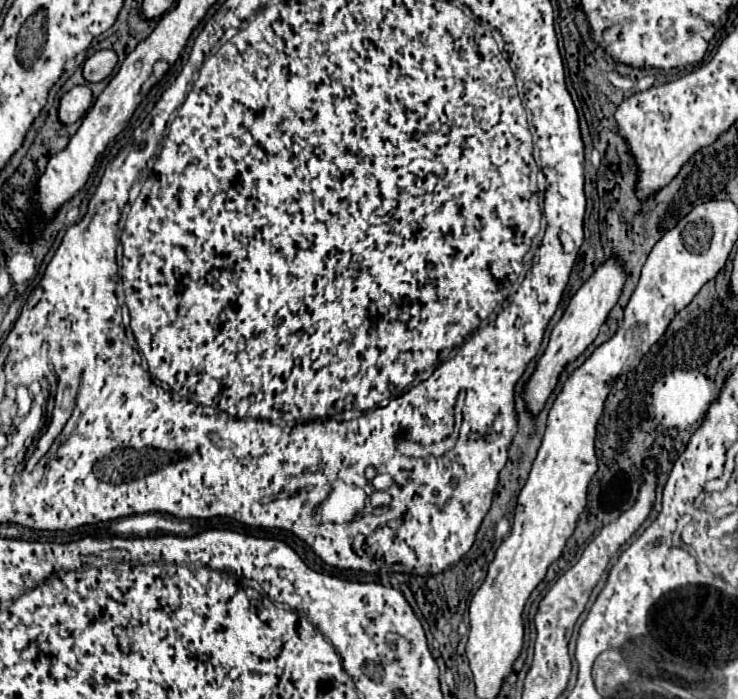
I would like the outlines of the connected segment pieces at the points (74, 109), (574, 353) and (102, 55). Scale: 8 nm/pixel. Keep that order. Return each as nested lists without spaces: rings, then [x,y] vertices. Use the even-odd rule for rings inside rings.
[[[74,87],[70,89],[58,105],[58,119],[64,125],[70,125],[78,121],[92,103],[92,91],[88,87]]]
[[[608,259],[606,263],[602,263],[594,273],[592,277],[576,291],[576,295],[570,299],[570,305],[566,307],[562,319],[556,323],[556,327],[552,329],[552,335],[550,335],[550,341],[548,341],[548,347],[546,351],[542,353],[542,357],[538,359],[536,363],[536,369],[532,373],[532,377],[528,379],[528,383],[524,385],[522,389],[522,401],[526,405],[526,409],[532,413],[532,415],[538,415],[548,397],[552,395],[556,383],[558,383],[558,377],[560,373],[564,371],[564,367],[572,361],[576,361],[584,349],[596,339],[602,323],[606,321],[610,309],[616,305],[618,297],[620,297],[620,291],[622,291],[622,285],[624,285],[624,279],[626,279],[626,273],[622,271],[618,259]]]
[[[98,51],[94,53],[92,57],[86,59],[84,63],[84,69],[82,69],[82,75],[88,83],[96,83],[96,81],[102,81],[104,77],[108,77],[112,73],[112,69],[116,67],[116,53],[114,51]]]

